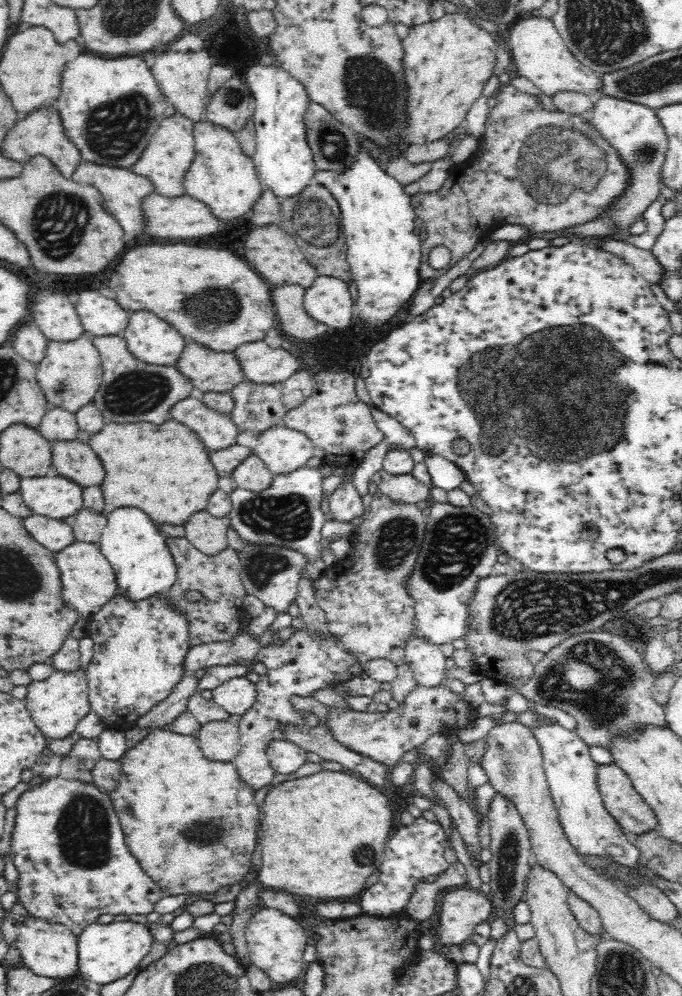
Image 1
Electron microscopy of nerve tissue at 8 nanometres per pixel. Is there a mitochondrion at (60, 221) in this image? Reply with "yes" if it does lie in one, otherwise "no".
yes

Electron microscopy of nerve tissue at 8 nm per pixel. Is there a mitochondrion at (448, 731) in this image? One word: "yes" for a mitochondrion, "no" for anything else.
no

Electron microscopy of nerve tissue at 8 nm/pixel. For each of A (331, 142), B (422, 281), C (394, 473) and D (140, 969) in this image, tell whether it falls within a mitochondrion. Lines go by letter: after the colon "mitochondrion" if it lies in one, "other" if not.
A: mitochondrion
B: other
C: other
D: other

